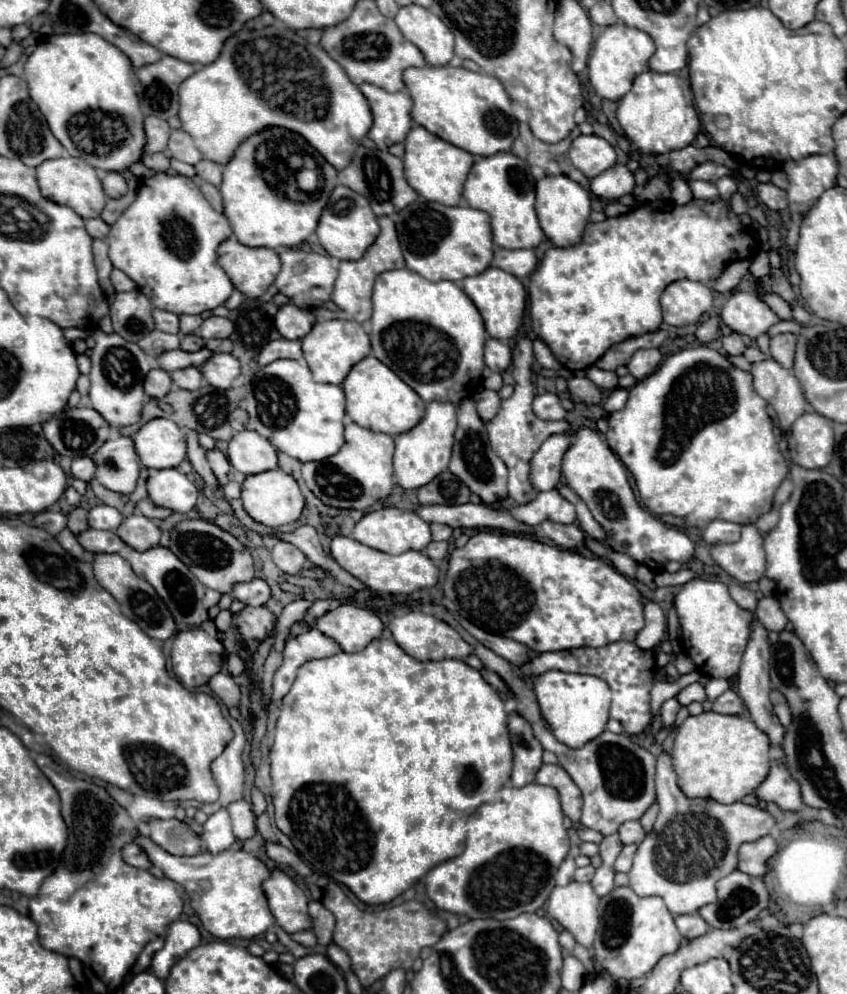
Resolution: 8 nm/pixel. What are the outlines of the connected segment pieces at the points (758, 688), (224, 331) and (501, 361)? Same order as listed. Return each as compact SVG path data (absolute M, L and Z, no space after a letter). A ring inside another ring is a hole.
M755 620L753 622L753 634L751 634L751 640L749 640L749 646L743 654L743 662L741 662L741 670L739 670L739 676L737 676L737 692L743 700L743 704L747 706L749 710L749 716L751 720L757 724L759 730L763 730L771 744L773 746L781 746L783 744L783 736L785 736L785 726L779 722L777 714L773 712L773 706L769 702L769 690L771 690L771 680L769 680L769 642L767 642L767 630L765 626Z
M209 316L209 318L203 320L203 324L199 326L197 334L199 334L203 340L209 340L209 338L229 338L233 330L235 330L235 326L233 326L231 320L219 318L219 316Z
M487 338L485 342L485 366L493 372L505 372L511 366L511 348L507 342Z

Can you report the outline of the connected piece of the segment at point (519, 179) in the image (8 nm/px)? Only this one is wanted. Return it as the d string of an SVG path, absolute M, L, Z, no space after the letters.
M511 152L477 158L463 186L463 200L491 216L493 242L507 250L535 248L543 240L543 230L535 214L535 180L525 160Z

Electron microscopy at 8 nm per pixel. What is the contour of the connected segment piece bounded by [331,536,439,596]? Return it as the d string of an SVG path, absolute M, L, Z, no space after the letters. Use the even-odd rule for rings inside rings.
M335 536L331 542L331 556L343 566L349 574L359 578L363 584L377 592L389 592L389 594L403 594L409 596L415 590L423 588L433 588L439 580L439 570L433 564L433 560L417 550L409 550L399 556L391 556L385 552L379 552L375 548L369 548L349 536Z

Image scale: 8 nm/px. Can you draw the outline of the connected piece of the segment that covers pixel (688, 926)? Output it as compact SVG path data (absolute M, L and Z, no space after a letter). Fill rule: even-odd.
M681 914L681 916L675 916L675 924L677 924L679 932L687 940L699 938L699 936L703 936L707 932L707 922L699 914Z

